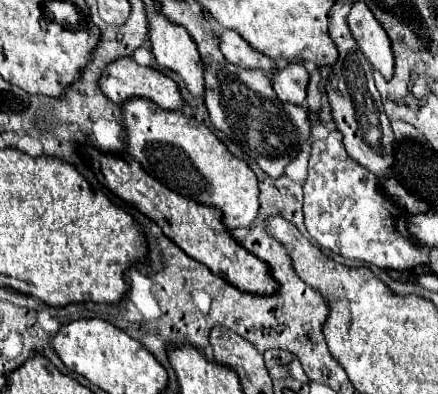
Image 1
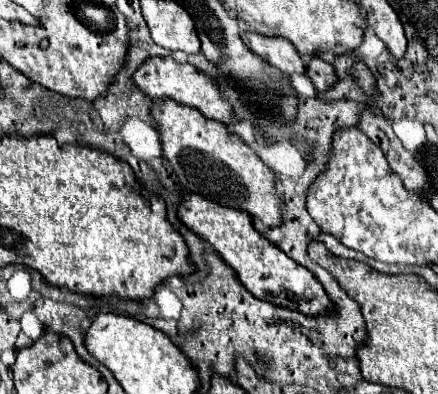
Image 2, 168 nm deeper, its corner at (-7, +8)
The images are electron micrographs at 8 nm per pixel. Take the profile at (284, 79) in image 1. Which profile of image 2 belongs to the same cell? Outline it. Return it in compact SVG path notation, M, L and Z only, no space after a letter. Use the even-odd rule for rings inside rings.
M312 56L310 64L306 66L306 76L312 80L316 92L326 92L336 82L334 66L324 62L324 60L320 60L318 56Z

